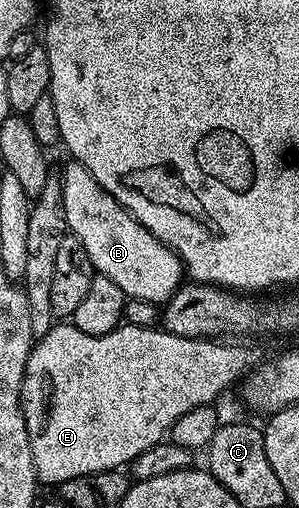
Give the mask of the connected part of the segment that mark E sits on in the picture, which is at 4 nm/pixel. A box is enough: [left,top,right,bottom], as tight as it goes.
[21,322,261,486]

